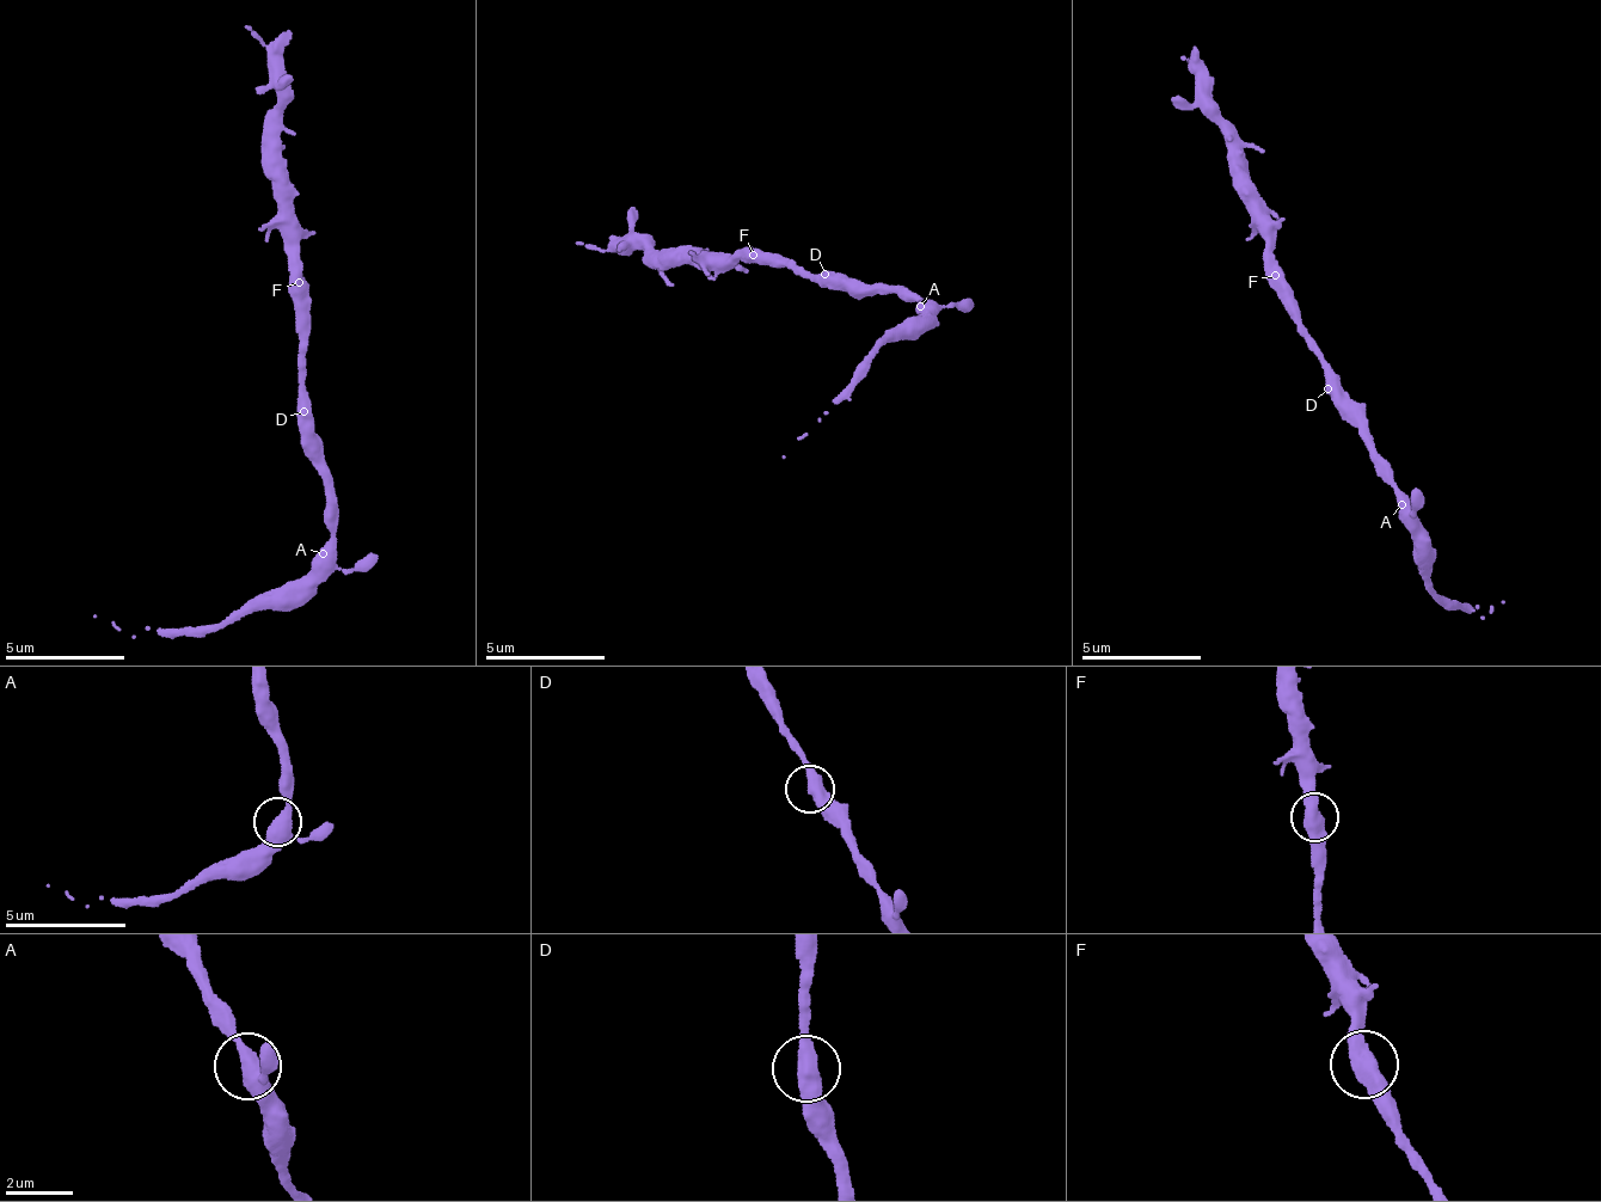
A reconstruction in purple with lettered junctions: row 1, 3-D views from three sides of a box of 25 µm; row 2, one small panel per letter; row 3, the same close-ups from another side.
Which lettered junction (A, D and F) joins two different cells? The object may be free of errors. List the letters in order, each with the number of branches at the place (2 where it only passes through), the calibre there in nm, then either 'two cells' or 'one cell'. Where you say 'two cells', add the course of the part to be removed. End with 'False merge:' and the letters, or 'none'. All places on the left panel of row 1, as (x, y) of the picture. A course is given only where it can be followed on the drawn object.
A: branches 3; calibre 400 nm; one cell
D: branches 2; calibre 480 nm; one cell
F: branches 2; calibre 500 nm; one cell
False merge: none

